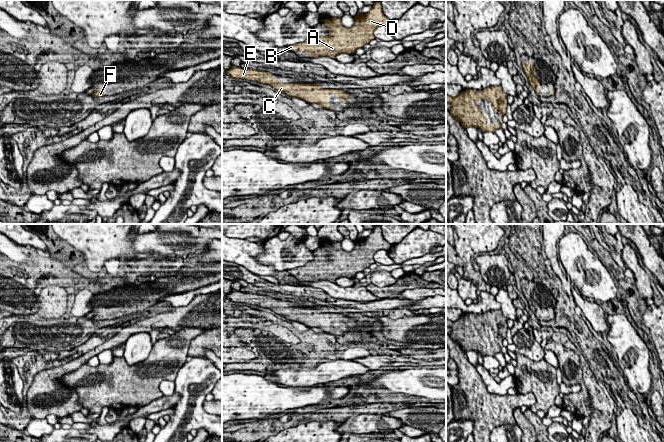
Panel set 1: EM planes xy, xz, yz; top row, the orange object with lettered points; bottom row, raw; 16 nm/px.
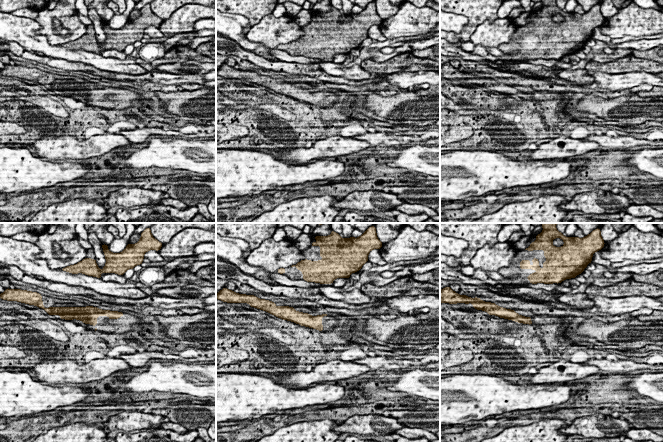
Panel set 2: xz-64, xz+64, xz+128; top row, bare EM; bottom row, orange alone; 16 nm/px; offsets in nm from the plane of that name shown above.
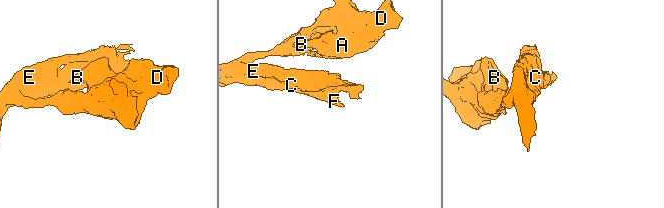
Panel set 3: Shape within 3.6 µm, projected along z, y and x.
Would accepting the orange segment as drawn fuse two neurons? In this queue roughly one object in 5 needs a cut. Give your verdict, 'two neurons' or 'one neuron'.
one neuron

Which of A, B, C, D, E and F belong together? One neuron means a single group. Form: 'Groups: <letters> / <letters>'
Groups: A B C D E F

